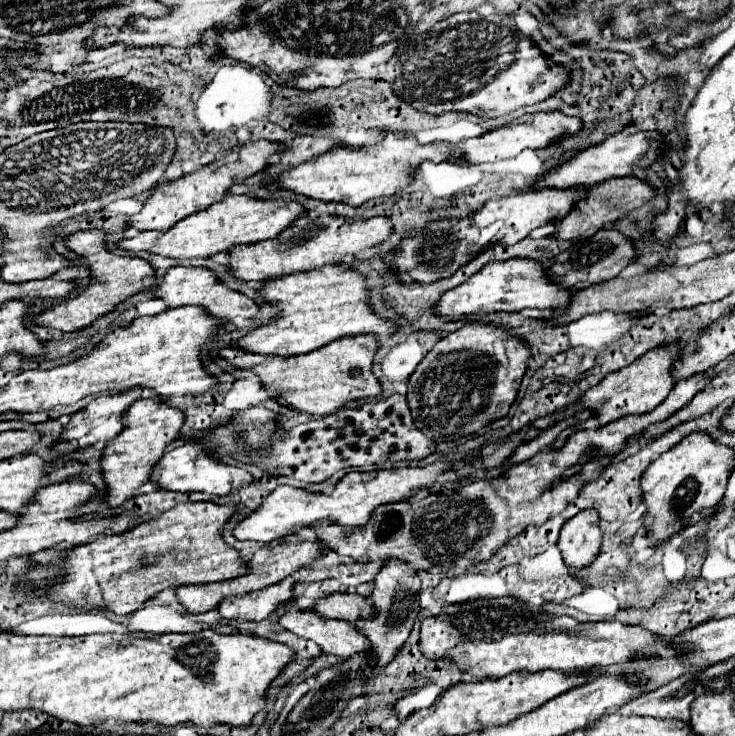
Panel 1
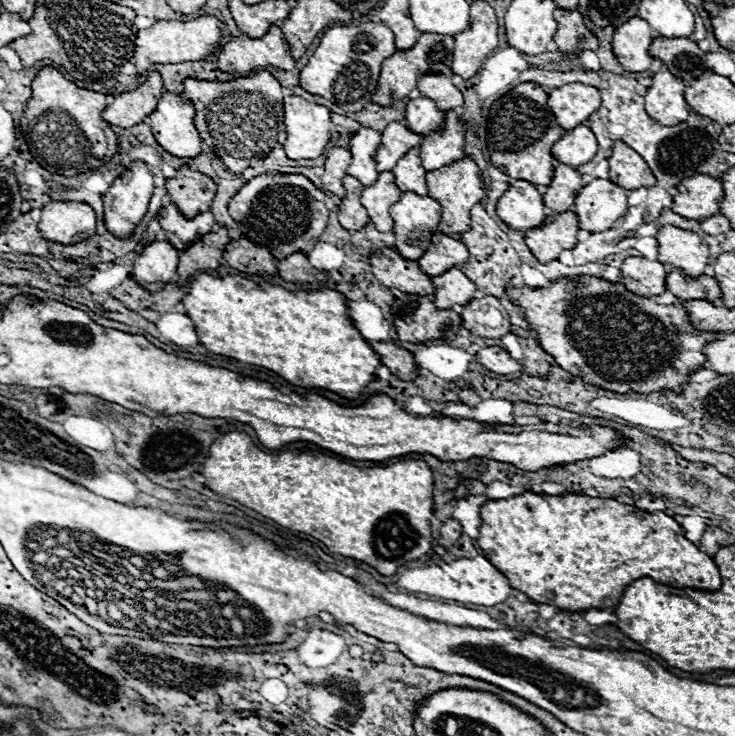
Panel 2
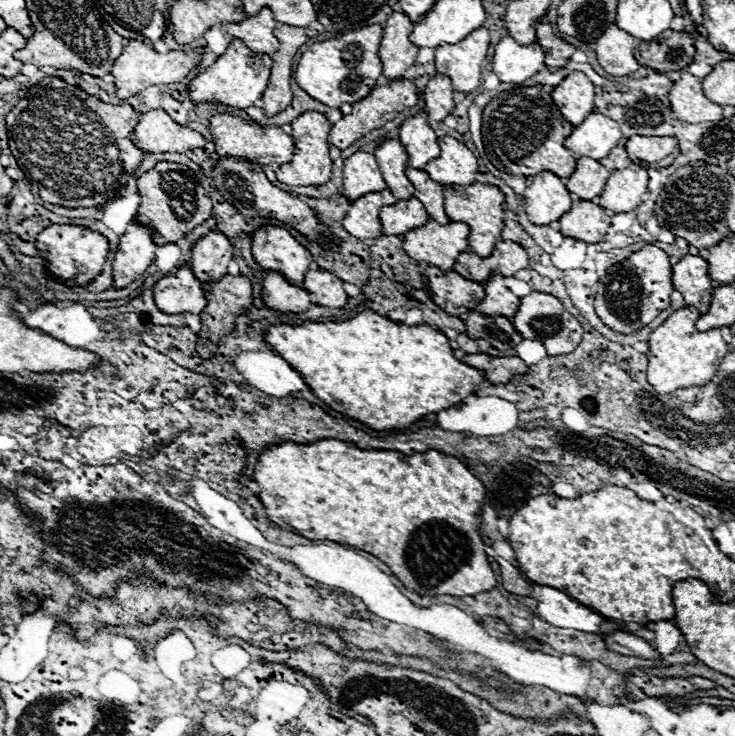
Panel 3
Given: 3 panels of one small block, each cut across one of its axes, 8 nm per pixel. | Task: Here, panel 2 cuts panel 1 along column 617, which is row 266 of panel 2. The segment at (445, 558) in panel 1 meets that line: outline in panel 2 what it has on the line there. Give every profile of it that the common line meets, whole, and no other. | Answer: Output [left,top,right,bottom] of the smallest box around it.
[418,232,468,276]

